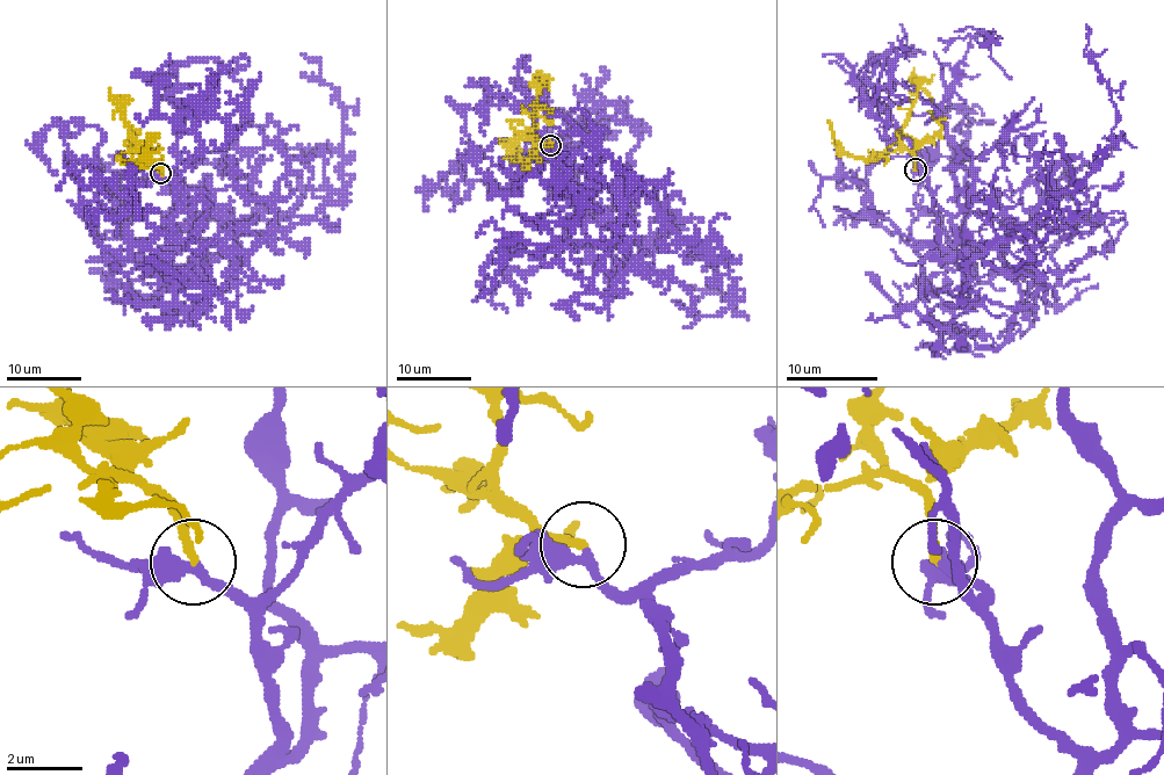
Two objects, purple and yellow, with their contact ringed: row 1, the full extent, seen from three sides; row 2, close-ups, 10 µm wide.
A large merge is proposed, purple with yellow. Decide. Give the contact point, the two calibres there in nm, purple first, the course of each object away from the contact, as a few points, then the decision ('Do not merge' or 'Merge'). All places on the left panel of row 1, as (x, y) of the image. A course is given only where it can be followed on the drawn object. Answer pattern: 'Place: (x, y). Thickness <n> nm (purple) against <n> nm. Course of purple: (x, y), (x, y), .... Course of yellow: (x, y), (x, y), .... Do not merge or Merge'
Place: (160, 173). Thickness 280 nm (purple) against 240 nm. Course of purple: (161, 174), (178, 210), (174, 239), (240, 253), (306, 223), (341, 187), (346, 108), (302, 53). Course of yellow: (161, 174), (156, 163), (144, 159), (147, 165), (147, 142), (157, 132). Merge

